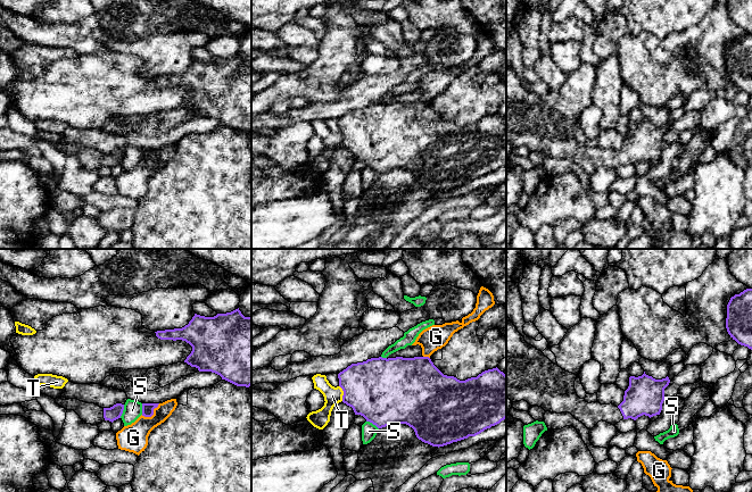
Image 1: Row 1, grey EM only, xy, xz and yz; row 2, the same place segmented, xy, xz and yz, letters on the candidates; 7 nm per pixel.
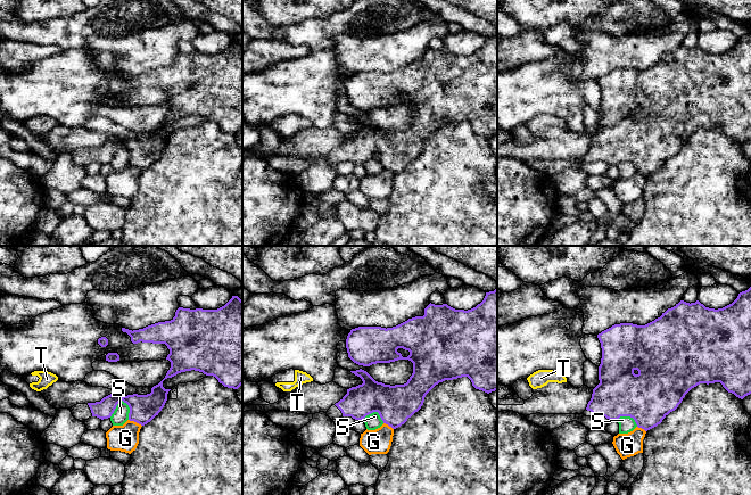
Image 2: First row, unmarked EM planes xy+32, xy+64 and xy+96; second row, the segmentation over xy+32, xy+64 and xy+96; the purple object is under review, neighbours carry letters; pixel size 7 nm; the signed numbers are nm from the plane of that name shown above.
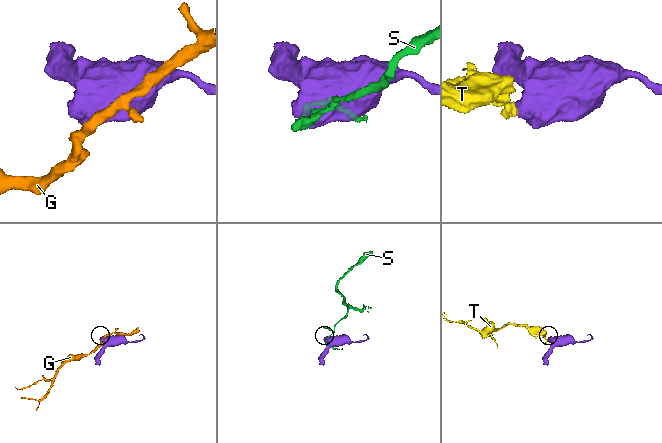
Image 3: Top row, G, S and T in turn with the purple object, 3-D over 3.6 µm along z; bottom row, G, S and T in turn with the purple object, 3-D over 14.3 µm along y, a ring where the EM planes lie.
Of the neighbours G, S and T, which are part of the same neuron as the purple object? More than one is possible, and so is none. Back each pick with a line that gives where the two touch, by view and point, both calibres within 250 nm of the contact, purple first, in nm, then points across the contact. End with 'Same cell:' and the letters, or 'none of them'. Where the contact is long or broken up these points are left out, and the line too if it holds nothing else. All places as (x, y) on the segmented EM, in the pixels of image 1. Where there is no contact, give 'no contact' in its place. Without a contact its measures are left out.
Same cell: none of them

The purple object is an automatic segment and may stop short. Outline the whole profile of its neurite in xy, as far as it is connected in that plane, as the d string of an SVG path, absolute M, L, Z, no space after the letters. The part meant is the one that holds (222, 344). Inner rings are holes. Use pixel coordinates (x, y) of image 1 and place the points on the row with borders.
M238 309L205 317L195 314L192 319L182 328L155 332L160 340L182 340L192 347L184 362L199 372L212 372L237 386L251 385L251 316L245 317Z

